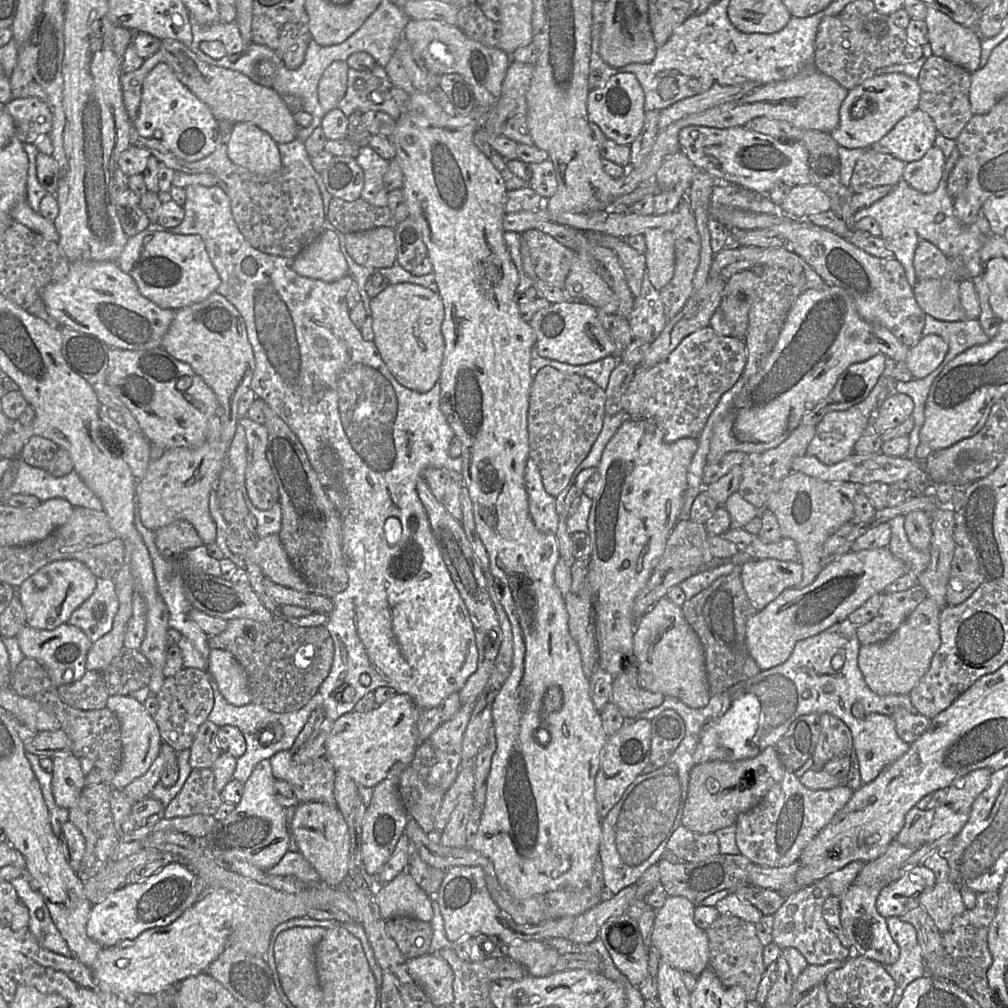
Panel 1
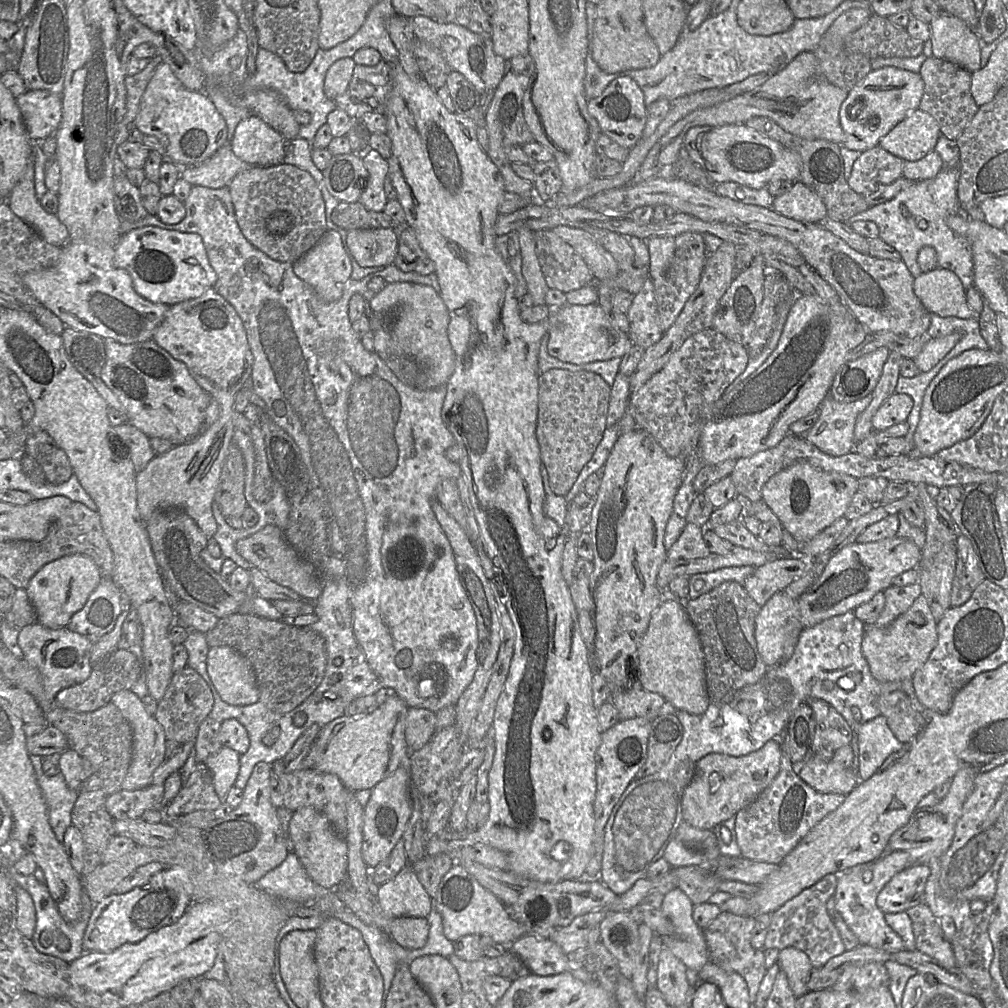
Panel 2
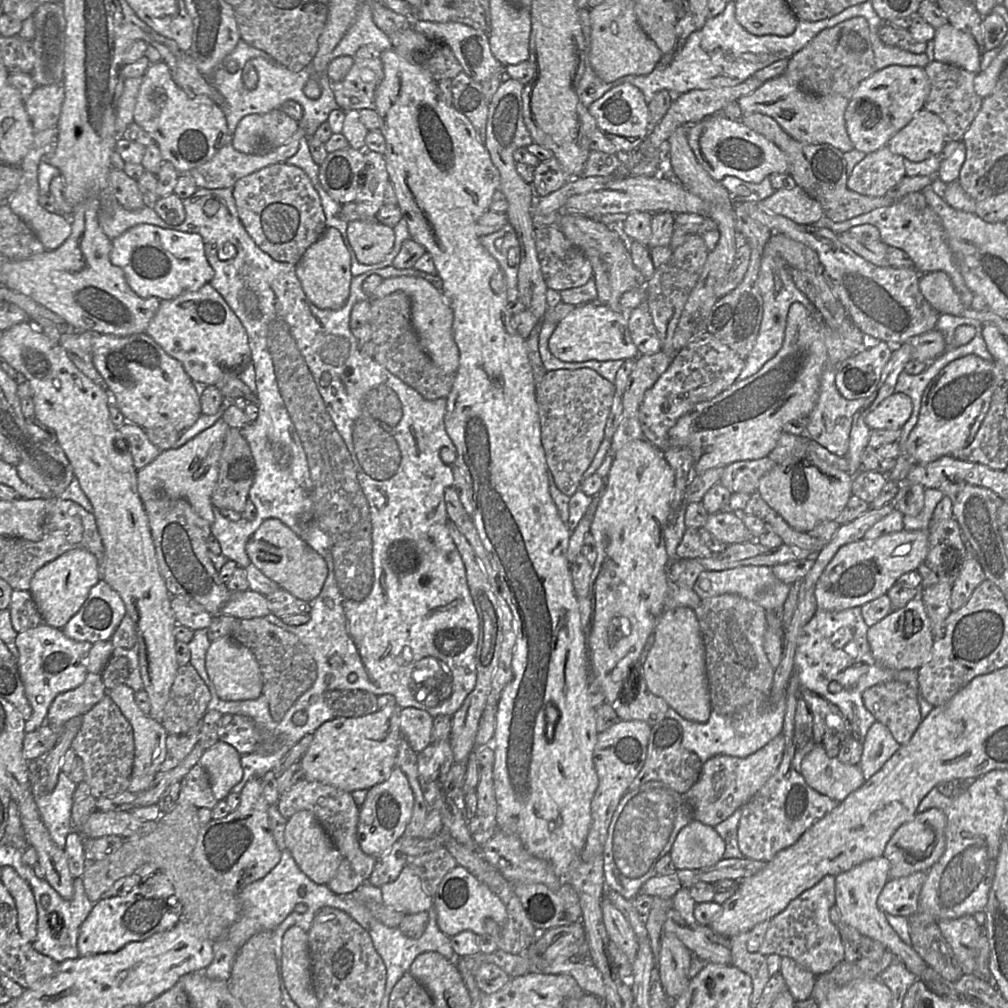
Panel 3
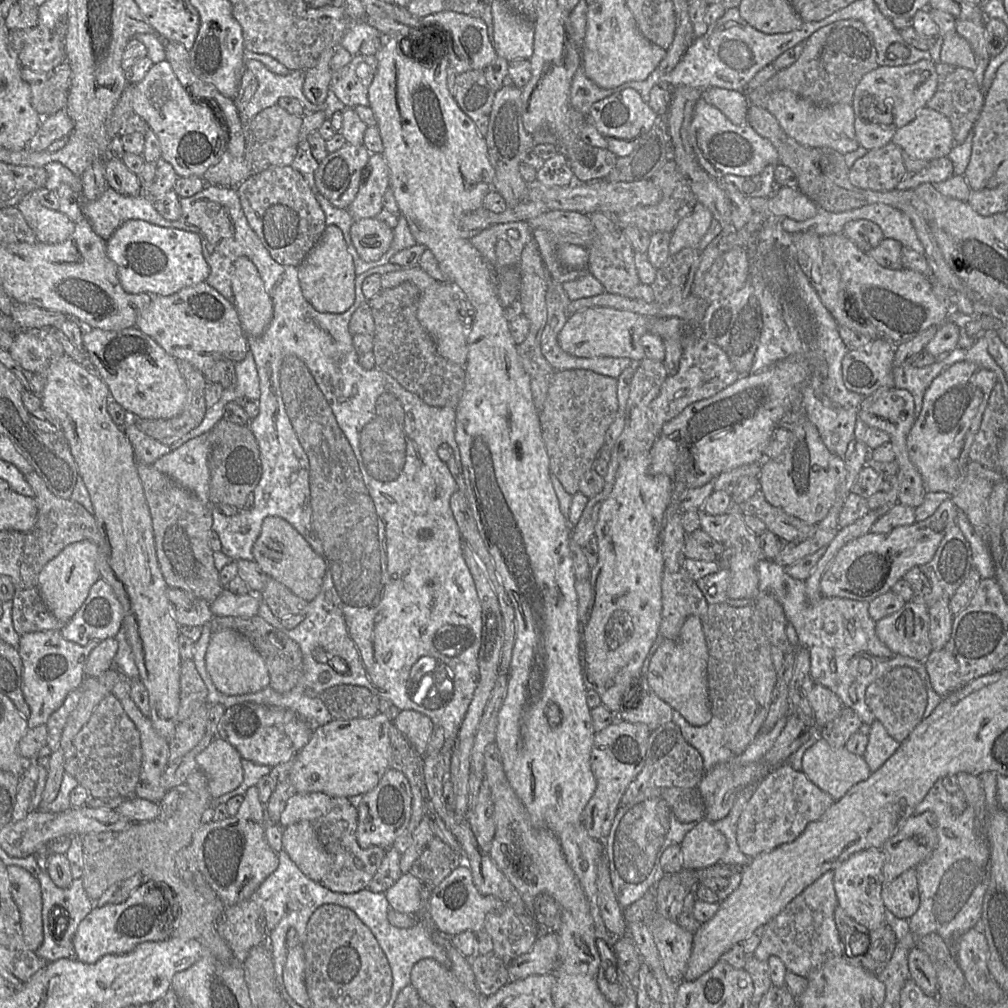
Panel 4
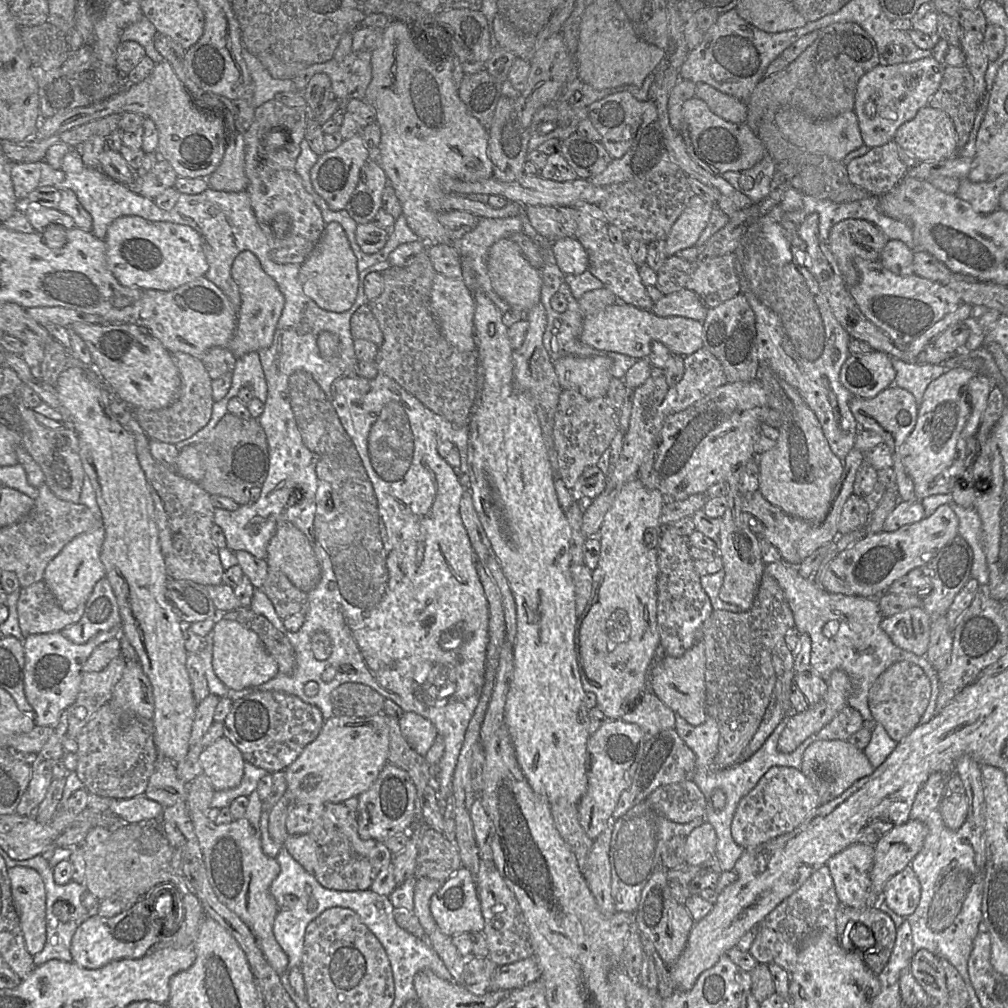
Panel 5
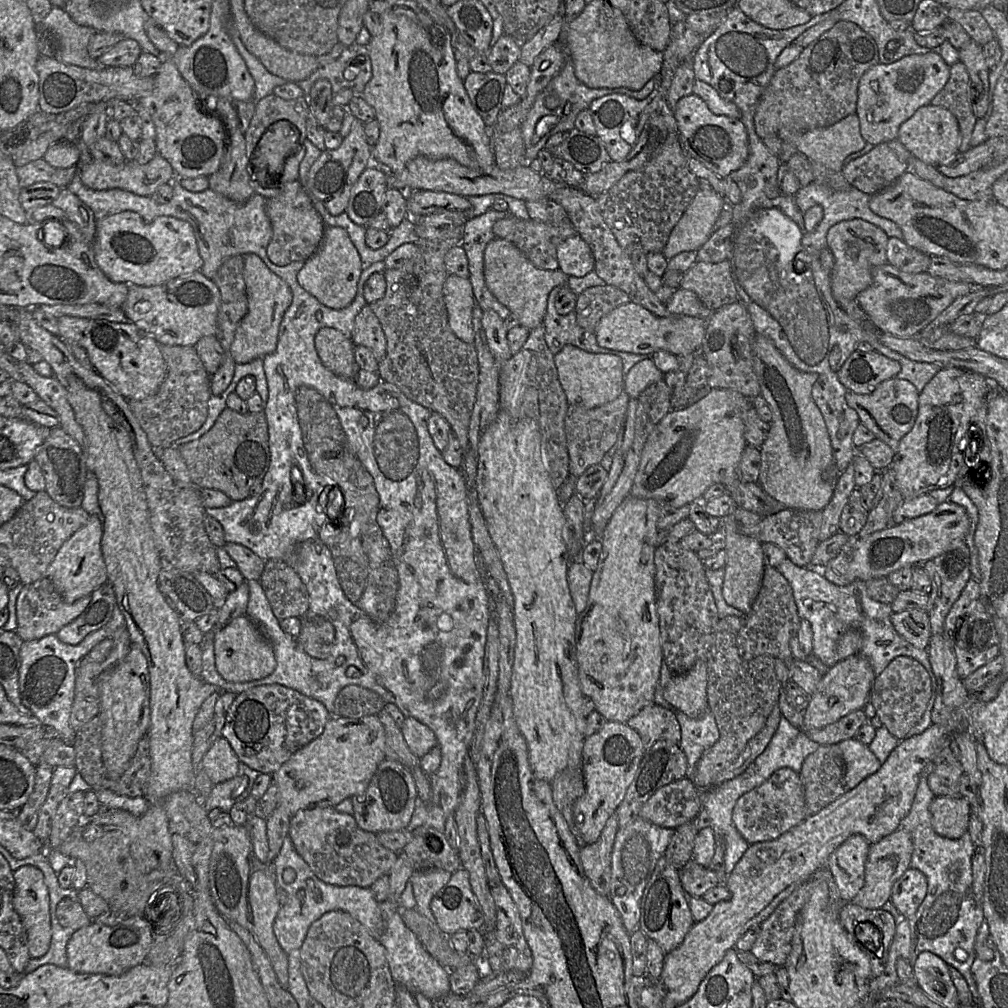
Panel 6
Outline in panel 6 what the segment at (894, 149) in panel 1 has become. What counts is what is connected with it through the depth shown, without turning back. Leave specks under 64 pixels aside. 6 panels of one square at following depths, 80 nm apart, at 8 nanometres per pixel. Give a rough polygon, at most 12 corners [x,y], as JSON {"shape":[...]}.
{"shape":[[928,104],[901,124],[897,140],[937,167],[959,151],[959,125]]}

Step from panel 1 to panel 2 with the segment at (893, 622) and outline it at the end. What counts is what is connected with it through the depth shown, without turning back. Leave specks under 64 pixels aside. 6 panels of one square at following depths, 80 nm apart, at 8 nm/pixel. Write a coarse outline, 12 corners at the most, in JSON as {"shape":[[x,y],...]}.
{"shape":[[918,582],[890,585],[885,606],[873,624],[885,627],[905,613],[921,594]]}

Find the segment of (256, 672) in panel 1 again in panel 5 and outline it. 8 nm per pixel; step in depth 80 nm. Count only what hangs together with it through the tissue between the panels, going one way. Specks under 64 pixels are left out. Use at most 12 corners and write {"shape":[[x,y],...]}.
{"shape":[[250,607],[215,618],[254,631],[276,661],[278,673],[292,675],[296,655],[289,639]]}

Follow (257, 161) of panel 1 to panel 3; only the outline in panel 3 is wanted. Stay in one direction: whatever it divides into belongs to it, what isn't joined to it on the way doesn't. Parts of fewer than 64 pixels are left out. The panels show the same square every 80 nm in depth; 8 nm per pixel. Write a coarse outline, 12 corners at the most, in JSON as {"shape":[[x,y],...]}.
{"shape":[[262,115],[239,121],[230,143],[245,154],[262,151]]}

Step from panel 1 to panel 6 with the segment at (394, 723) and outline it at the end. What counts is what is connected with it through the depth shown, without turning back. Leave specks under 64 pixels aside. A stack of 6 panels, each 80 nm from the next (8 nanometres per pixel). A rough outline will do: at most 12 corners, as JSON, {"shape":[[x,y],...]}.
{"shape":[[377,715],[331,716],[272,774],[291,816],[362,794],[385,758]]}

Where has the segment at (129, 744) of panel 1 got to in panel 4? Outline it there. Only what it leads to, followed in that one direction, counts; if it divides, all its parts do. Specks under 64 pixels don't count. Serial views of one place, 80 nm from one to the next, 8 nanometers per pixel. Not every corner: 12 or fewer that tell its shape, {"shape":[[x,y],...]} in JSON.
{"shape":[[122,678],[111,694],[140,734],[142,765],[136,797],[160,802],[168,741],[131,699]]}

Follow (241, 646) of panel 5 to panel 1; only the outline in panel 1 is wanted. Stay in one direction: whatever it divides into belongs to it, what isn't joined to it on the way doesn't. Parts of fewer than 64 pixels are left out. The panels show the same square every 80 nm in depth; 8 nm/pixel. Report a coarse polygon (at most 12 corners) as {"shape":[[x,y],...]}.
{"shape":[[210,649],[208,673],[229,704],[252,702],[247,674],[229,651]]}

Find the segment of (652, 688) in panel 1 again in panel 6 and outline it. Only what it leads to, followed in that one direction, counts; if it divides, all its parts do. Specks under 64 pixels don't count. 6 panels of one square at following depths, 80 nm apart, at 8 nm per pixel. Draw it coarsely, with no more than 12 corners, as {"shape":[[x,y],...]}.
{"shape":[[706,662],[673,675],[663,696],[688,717],[709,708]]}

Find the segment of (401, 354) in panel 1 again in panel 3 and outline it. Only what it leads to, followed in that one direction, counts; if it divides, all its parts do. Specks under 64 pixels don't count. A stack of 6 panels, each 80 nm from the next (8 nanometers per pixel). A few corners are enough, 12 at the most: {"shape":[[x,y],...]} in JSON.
{"shape":[[422,277],[385,278],[372,298],[402,291],[424,351],[455,374],[454,312]]}

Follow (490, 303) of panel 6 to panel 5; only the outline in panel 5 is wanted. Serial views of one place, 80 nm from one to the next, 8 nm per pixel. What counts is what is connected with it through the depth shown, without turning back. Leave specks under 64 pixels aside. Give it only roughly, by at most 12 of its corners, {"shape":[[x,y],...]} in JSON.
{"shape":[[520,217],[479,218],[455,242],[480,289],[504,314],[511,307],[492,288],[491,246],[523,231]]}

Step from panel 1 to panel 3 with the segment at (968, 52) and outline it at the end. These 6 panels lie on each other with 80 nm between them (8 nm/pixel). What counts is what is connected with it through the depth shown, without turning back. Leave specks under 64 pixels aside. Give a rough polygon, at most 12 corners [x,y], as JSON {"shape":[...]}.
{"shape":[[949,22],[935,28],[934,60],[980,72],[982,49]]}

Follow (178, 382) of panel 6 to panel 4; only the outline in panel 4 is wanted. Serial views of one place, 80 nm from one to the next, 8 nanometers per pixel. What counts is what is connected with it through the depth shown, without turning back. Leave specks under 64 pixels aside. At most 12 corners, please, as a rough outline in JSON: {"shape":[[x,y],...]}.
{"shape":[[177,360],[187,385],[183,411],[171,419],[135,419],[141,431],[171,446],[202,422],[205,375]]}

